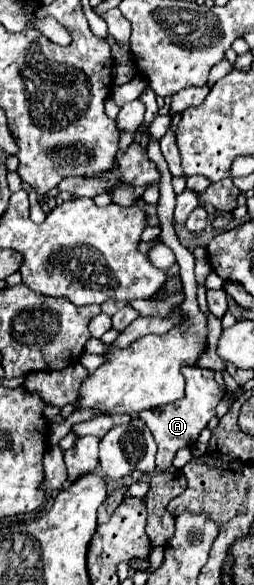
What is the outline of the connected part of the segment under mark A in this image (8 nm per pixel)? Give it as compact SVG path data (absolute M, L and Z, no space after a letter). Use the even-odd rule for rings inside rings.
M183 365L181 369L187 389L185 389L185 397L159 407L159 409L151 409L147 413L139 413L139 419L145 421L145 425L151 429L155 443L157 443L157 469L159 471L167 471L173 465L175 453L183 447L193 447L197 443L199 433L207 427L207 423L215 417L215 407L223 397L223 391L219 389L217 381L215 381L215 371L211 369L203 369L197 365Z

